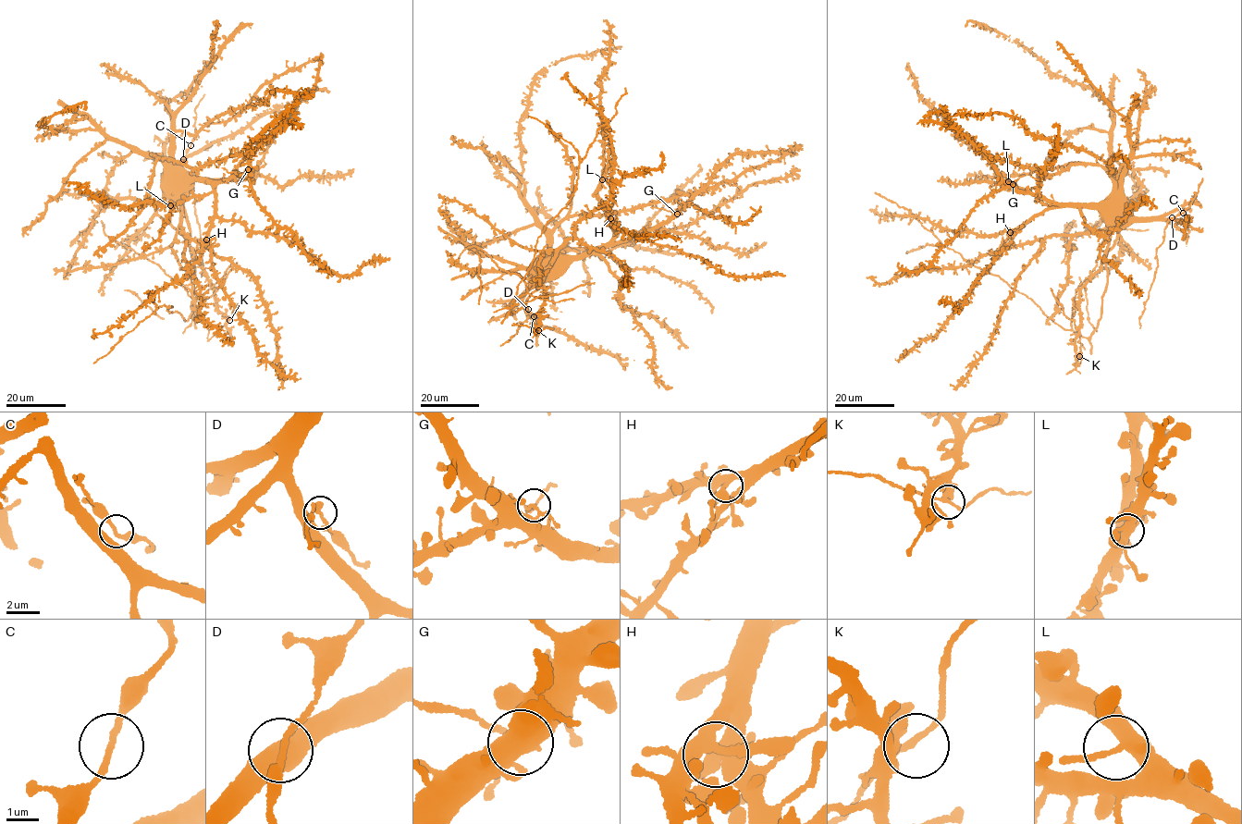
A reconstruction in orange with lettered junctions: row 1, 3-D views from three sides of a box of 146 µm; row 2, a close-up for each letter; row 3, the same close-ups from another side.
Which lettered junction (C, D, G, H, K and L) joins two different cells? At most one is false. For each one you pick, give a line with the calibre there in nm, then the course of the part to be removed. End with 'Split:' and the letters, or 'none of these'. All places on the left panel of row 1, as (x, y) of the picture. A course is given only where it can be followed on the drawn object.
G: Thickness 140 nm. Course of the part to remove: (248, 170), (239, 175), (222, 167)
Split: G

